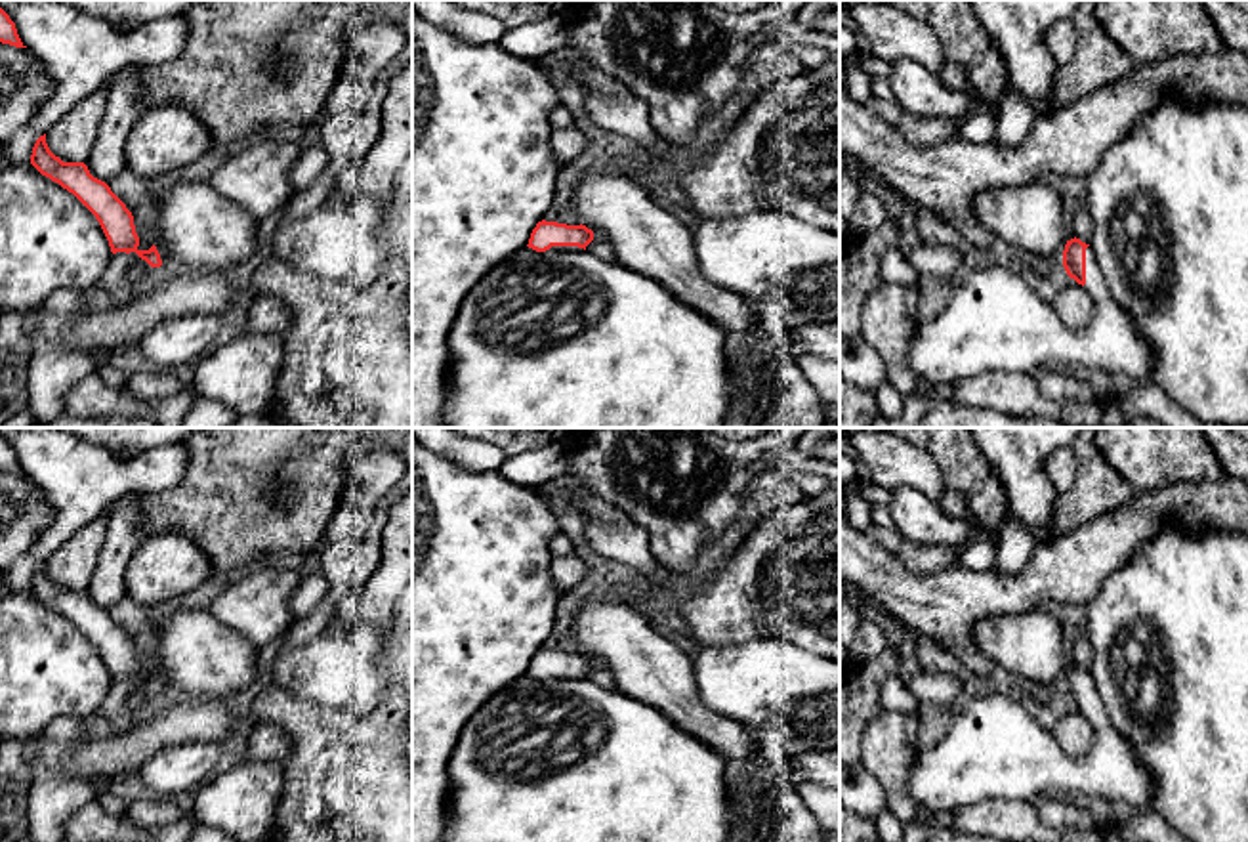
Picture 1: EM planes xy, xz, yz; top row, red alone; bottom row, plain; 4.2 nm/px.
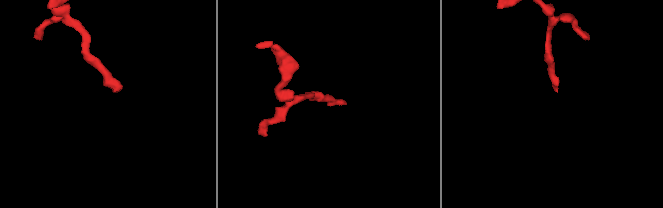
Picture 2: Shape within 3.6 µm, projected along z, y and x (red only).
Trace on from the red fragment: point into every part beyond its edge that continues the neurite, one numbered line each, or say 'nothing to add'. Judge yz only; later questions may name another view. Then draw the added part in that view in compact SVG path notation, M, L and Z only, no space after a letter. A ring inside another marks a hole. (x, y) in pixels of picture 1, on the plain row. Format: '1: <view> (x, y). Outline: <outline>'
1: yz (997, 747). Outline: M1092 674L1086 676L1084 716L1093 729L1093 739L1084 756L1071 758L1055 741L1050 722L1036 714L1023 695L996 691L975 695L935 747L918 750L906 777L906 790L918 810L937 815L987 798L1034 800L1067 794L1122 800L1139 811L1149 810L1153 781L1132 745L1111 726Z

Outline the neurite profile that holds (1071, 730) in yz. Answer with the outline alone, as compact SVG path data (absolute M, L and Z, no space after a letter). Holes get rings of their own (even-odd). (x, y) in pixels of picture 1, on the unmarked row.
M1069 703L1057 718L1050 720L1050 727L1063 752L1071 758L1084 756L1092 745L1093 729L1090 722Z

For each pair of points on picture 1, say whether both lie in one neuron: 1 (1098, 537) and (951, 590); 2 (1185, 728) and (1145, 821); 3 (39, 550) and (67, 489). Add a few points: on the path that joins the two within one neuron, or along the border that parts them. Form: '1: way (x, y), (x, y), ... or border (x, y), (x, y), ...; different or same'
1: way (1061, 571), (1027, 590), (987, 590); same
2: border (1149, 808), (1166, 821); different
3: way (54, 535), (67, 522), (67, 505); same

